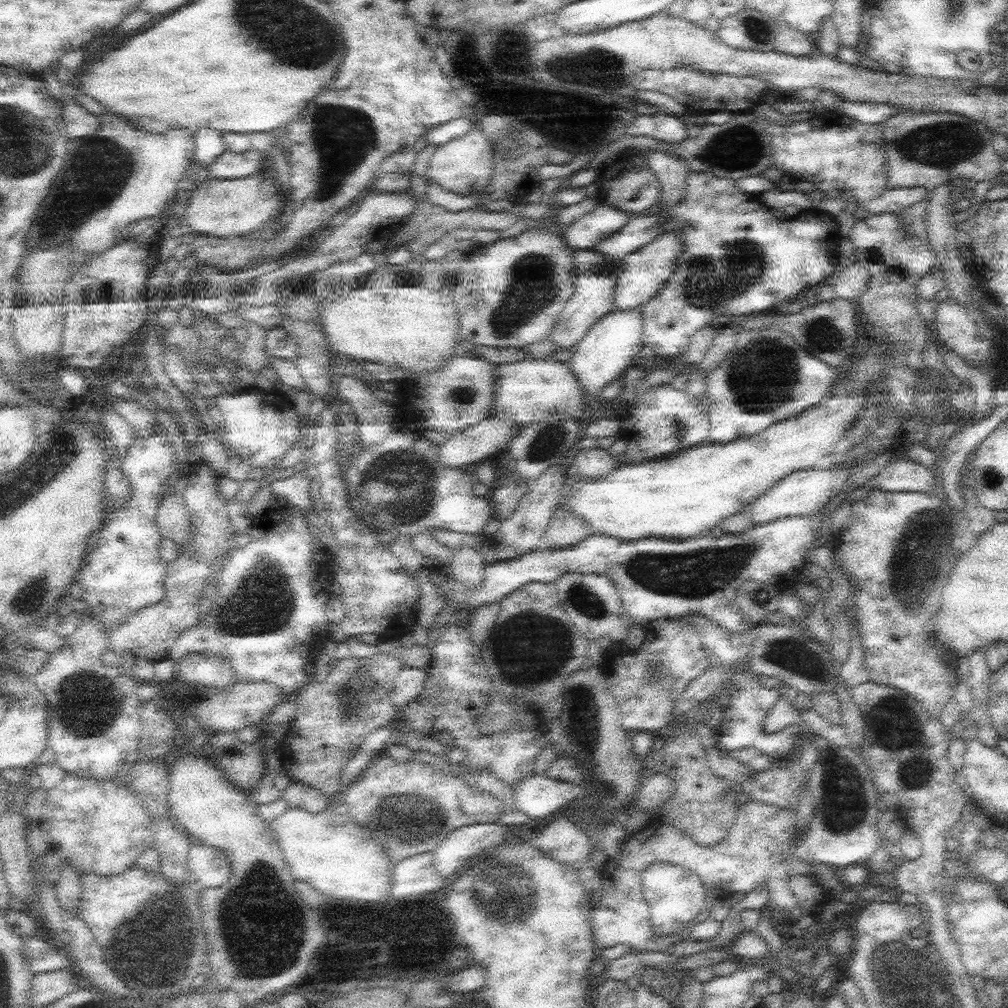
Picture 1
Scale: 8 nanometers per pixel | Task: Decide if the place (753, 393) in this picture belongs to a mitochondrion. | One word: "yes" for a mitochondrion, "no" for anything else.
yes

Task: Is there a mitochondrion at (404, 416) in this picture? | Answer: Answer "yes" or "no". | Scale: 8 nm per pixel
no

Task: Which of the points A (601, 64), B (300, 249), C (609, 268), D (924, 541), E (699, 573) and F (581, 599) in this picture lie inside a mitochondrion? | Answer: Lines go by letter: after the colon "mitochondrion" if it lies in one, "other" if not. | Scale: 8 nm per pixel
A: mitochondrion
B: other
C: other
D: mitochondrion
E: mitochondrion
F: mitochondrion

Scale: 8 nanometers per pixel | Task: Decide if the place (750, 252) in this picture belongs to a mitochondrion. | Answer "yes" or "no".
yes

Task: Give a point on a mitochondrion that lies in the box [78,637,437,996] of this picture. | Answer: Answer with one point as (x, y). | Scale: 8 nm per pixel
(262, 913)

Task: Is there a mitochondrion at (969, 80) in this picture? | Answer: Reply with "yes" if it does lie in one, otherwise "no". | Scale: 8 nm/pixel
no

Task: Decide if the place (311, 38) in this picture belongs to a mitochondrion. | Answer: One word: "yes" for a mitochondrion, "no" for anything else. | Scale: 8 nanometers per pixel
yes

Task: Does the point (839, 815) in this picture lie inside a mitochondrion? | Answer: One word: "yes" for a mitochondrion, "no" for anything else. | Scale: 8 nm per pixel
yes

